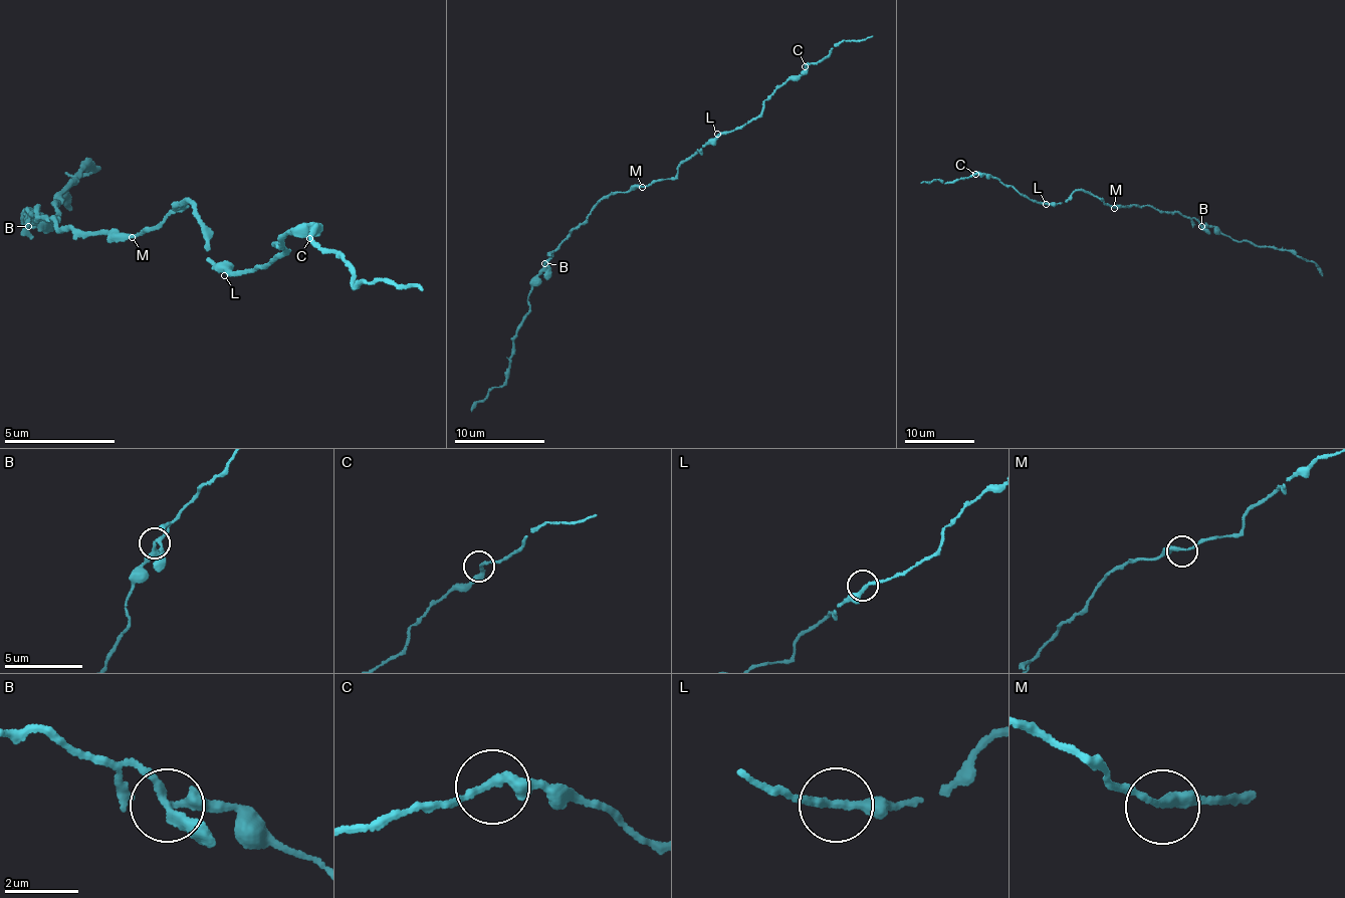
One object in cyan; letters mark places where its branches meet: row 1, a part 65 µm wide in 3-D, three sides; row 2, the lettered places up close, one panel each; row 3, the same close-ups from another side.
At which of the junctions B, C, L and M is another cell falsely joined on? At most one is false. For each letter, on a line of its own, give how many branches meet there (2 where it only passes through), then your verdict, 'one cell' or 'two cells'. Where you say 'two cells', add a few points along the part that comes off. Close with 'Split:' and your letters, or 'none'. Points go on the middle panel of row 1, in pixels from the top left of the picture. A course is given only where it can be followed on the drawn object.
B: 3 branches meet; one cell
C: 2 branches meet; one cell
L: 2 branches meet; one cell
M: 2 branches meet; one cell
Split: none

